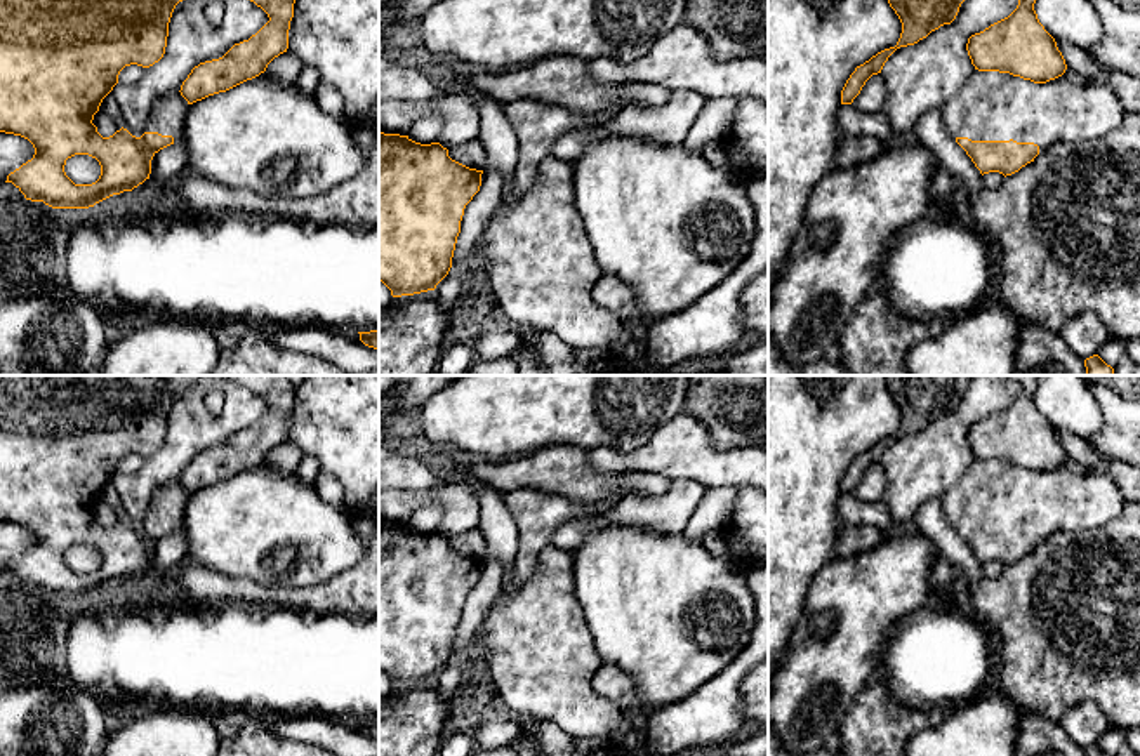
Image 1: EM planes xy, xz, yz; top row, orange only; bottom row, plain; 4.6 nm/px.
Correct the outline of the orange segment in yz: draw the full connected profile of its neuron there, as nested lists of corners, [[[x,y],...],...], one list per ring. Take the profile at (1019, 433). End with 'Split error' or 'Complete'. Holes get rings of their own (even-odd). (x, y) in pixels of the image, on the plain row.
[[[1037,375],[1004,377],[1018,384],[1017,398],[968,428],[975,461],[940,502],[947,521],[982,565],[999,561],[1006,567],[1057,532],[1091,530],[1112,521],[1121,514],[1124,499],[1107,474],[1079,476],[1064,466],[1065,448],[1034,400]]]. Split error

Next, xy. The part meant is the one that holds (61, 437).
[[[0,375],[0,521],[21,525],[35,537],[33,547],[10,561],[5,572],[12,572],[26,589],[43,591],[52,598],[89,598],[113,584],[132,580],[149,568],[151,549],[160,539],[184,532],[186,504],[193,492],[259,466],[275,447],[287,441],[295,393],[287,375],[209,375],[254,391],[269,410],[222,447],[195,455],[179,481],[155,490],[141,527],[123,516],[103,527],[92,509],[118,473],[120,461],[130,454],[149,457],[163,447],[176,395],[202,377],[207,375]],[[75,544],[89,544],[99,551],[101,565],[96,572],[75,574],[66,565],[66,549]]]. Split error

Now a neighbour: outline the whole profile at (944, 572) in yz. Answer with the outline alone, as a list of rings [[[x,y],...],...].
[[[940,556],[931,570],[930,582],[935,591],[947,591],[947,587],[954,582],[958,575],[958,568]]]

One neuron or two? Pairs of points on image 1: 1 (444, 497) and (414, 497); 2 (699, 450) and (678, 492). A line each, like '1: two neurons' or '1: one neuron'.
1: one neuron
2: two neurons

